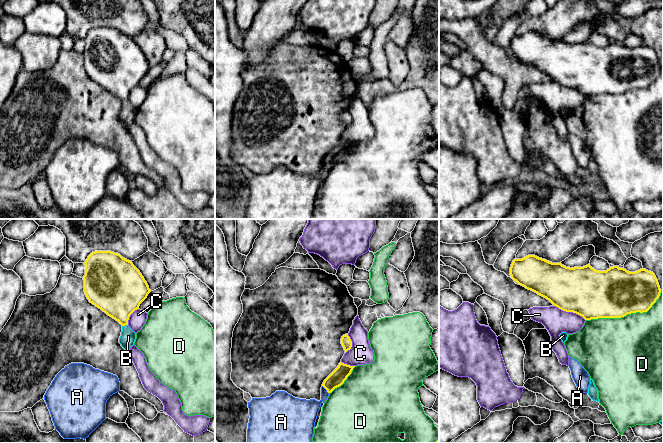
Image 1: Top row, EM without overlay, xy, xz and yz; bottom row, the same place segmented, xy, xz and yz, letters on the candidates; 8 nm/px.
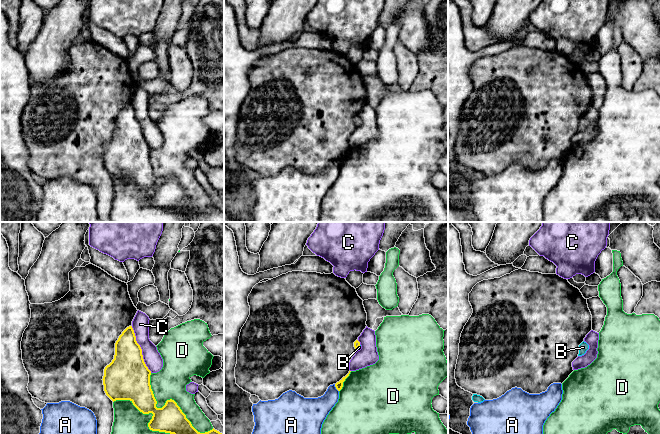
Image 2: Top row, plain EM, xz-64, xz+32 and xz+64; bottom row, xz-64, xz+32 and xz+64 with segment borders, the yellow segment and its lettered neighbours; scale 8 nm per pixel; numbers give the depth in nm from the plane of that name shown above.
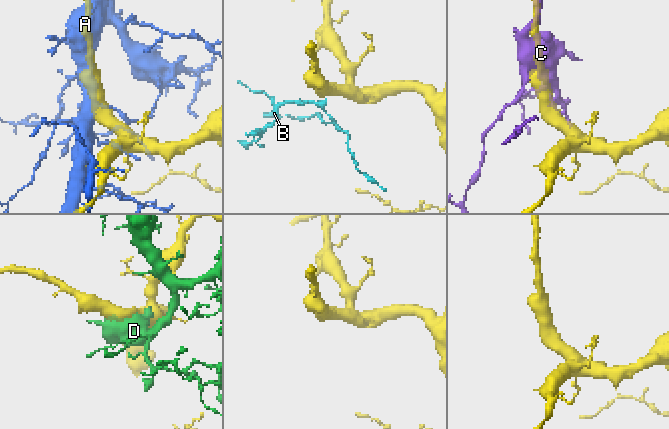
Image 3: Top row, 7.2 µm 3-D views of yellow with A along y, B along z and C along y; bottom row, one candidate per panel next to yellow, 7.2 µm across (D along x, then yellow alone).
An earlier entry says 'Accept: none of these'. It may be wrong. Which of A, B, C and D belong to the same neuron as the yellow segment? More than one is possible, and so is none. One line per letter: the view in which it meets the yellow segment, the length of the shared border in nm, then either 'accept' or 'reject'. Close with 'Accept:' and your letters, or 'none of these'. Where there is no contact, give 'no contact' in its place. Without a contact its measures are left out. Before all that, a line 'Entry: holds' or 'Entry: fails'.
Entry: fails
A: contact in xz; length 90 nm; reject
B: contact in xy; length 50 nm; accept
C: contact in yz; length 280 nm; reject
D: contact in yz; length 650 nm; reject
Accept: B

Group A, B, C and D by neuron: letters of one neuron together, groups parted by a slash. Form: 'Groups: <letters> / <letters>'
Groups: A / B / C / D

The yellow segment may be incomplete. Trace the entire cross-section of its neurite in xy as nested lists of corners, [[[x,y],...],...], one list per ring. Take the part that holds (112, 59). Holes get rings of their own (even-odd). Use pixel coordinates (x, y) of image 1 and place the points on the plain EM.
[[[111,27],[92,28],[85,39],[84,68],[90,79],[101,85],[122,101],[119,114],[121,122],[129,128],[134,121],[136,109],[128,102],[130,91],[147,74],[151,68],[147,58],[132,37]]]

